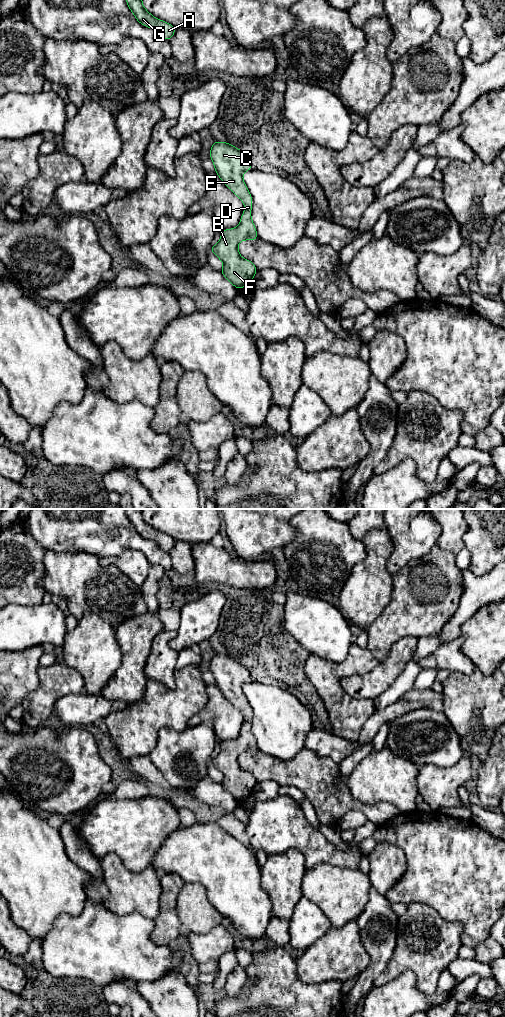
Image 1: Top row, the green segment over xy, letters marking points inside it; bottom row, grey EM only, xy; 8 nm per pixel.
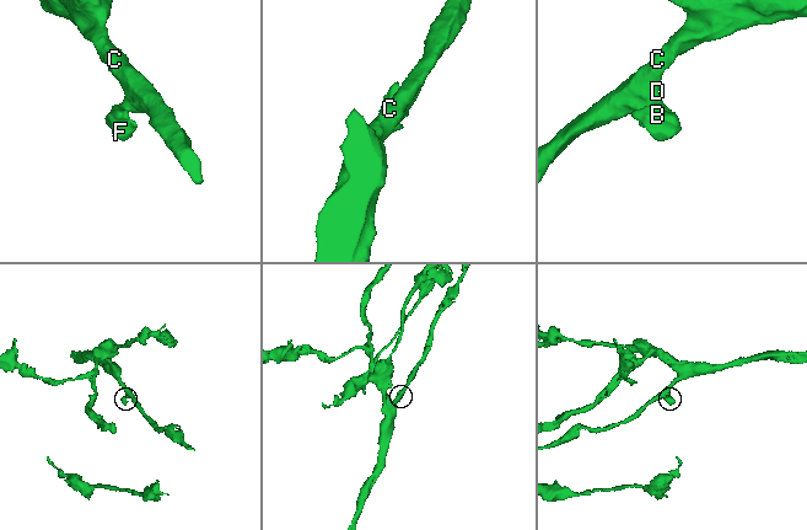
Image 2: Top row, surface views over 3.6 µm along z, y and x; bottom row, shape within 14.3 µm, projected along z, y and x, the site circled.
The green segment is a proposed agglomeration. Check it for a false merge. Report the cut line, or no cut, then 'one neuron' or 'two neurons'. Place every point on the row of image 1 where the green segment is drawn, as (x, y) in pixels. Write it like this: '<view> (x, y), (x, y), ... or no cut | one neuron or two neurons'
no cut | one neuron

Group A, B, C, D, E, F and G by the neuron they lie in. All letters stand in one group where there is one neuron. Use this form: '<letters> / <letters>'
A B C D E F G

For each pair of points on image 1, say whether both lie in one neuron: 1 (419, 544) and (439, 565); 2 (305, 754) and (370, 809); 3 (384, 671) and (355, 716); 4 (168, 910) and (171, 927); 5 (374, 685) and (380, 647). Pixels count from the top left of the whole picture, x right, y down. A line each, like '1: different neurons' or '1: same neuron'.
1: different neurons
2: same neuron
3: different neurons
4: same neuron
5: different neurons

